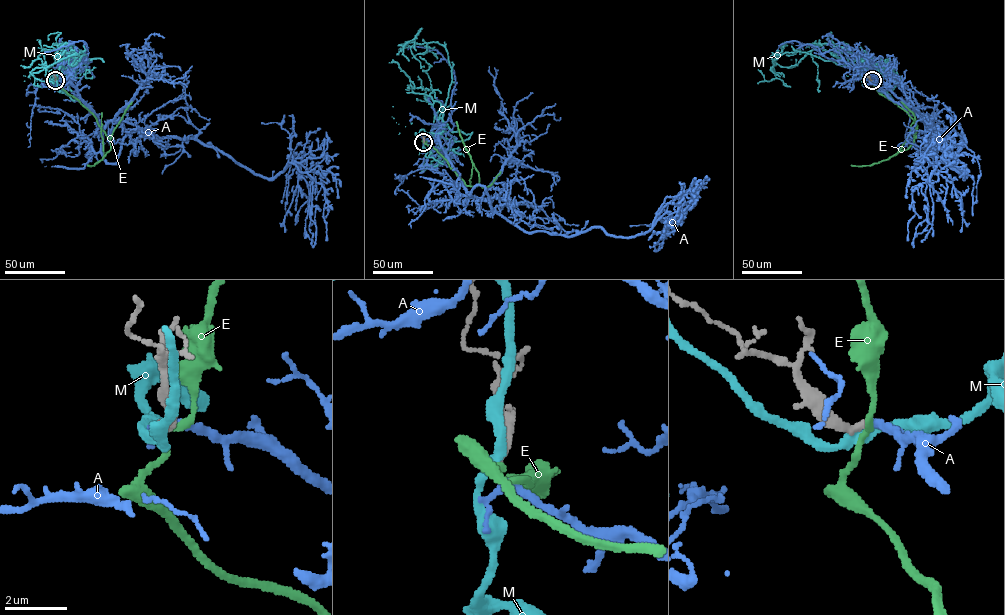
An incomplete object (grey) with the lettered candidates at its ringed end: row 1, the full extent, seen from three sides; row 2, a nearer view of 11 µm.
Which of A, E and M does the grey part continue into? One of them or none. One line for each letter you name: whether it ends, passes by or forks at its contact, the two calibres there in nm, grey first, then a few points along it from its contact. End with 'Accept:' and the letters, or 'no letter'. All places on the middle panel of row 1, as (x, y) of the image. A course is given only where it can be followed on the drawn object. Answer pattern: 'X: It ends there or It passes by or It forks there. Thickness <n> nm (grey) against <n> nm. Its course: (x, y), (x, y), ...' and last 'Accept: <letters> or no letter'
A: It passes by. Thickness 240 nm (grey) against 190 nm. Its course: (424, 142), (443, 149), (468, 194), (525, 231), (643, 234), (667, 196), (683, 195), (681, 184)
Accept: A

